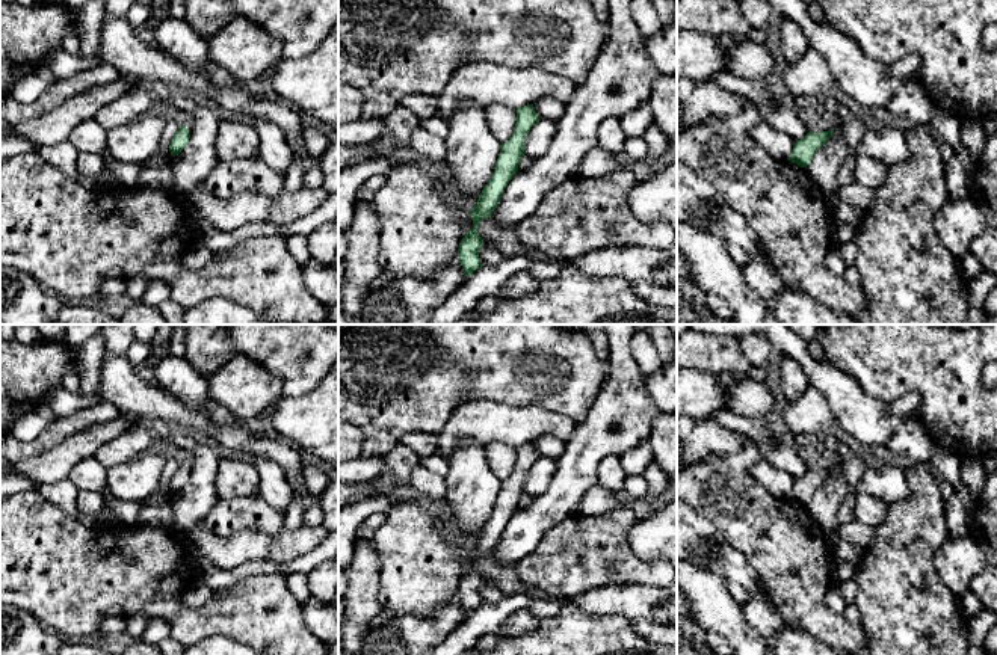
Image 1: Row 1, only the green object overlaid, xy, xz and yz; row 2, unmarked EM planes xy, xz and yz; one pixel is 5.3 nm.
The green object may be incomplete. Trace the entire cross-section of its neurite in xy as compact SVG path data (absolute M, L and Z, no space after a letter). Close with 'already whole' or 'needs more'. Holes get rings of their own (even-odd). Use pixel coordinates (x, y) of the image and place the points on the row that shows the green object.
M180 125L177 134L172 137L169 145L171 155L172 157L178 155L189 143L189 139L190 139L190 130Z; already whole

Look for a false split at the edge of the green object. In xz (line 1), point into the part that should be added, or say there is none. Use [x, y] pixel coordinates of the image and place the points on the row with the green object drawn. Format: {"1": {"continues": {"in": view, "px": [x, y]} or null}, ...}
{"1": {"continues": null}}

